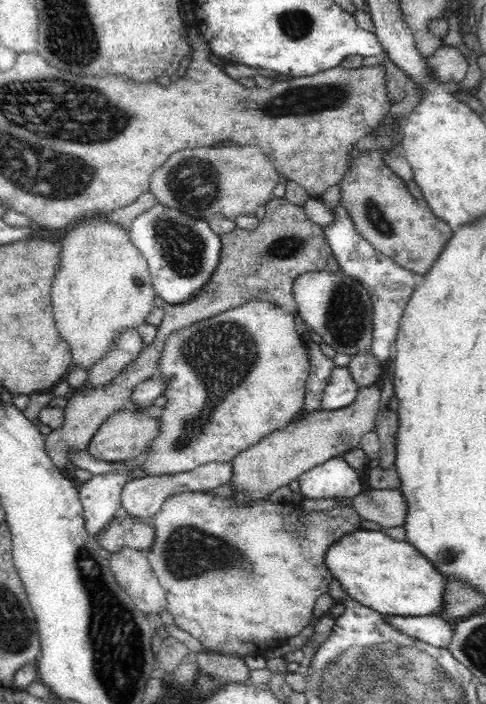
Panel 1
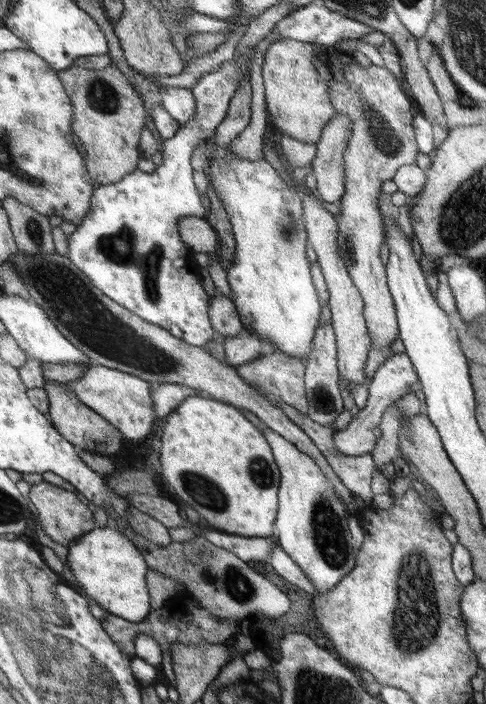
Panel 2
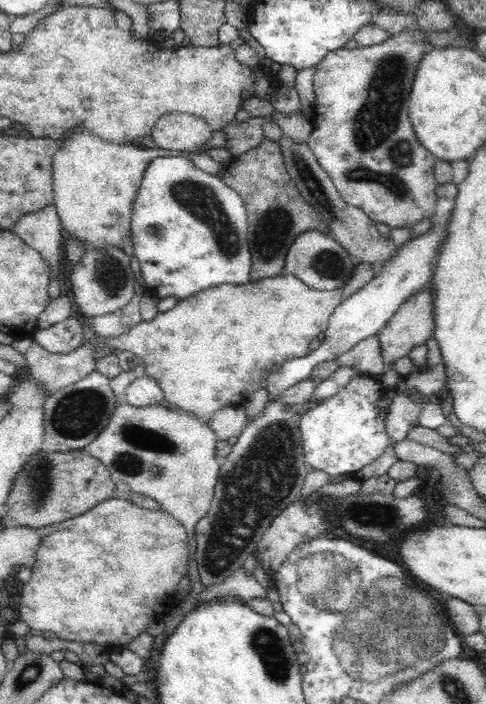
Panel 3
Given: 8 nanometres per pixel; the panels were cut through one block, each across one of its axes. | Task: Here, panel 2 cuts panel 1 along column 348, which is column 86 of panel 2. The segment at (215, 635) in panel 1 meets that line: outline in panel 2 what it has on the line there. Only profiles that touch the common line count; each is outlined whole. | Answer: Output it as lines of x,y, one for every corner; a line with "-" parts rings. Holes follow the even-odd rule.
45,481
31,485
28,492
28,499
37,510
41,530
57,544
66,547
76,536
89,532
95,528
90,511
75,495
65,489
60,489

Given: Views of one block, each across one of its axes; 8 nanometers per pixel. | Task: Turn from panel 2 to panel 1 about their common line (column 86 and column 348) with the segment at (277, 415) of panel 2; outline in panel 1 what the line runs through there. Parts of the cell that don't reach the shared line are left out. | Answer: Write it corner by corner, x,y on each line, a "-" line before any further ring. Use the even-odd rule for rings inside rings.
316,270
301,274
293,282
293,297
297,305
296,314
336,353
352,358
361,350
369,351
373,341
373,307
367,290
358,281
340,270
337,273

